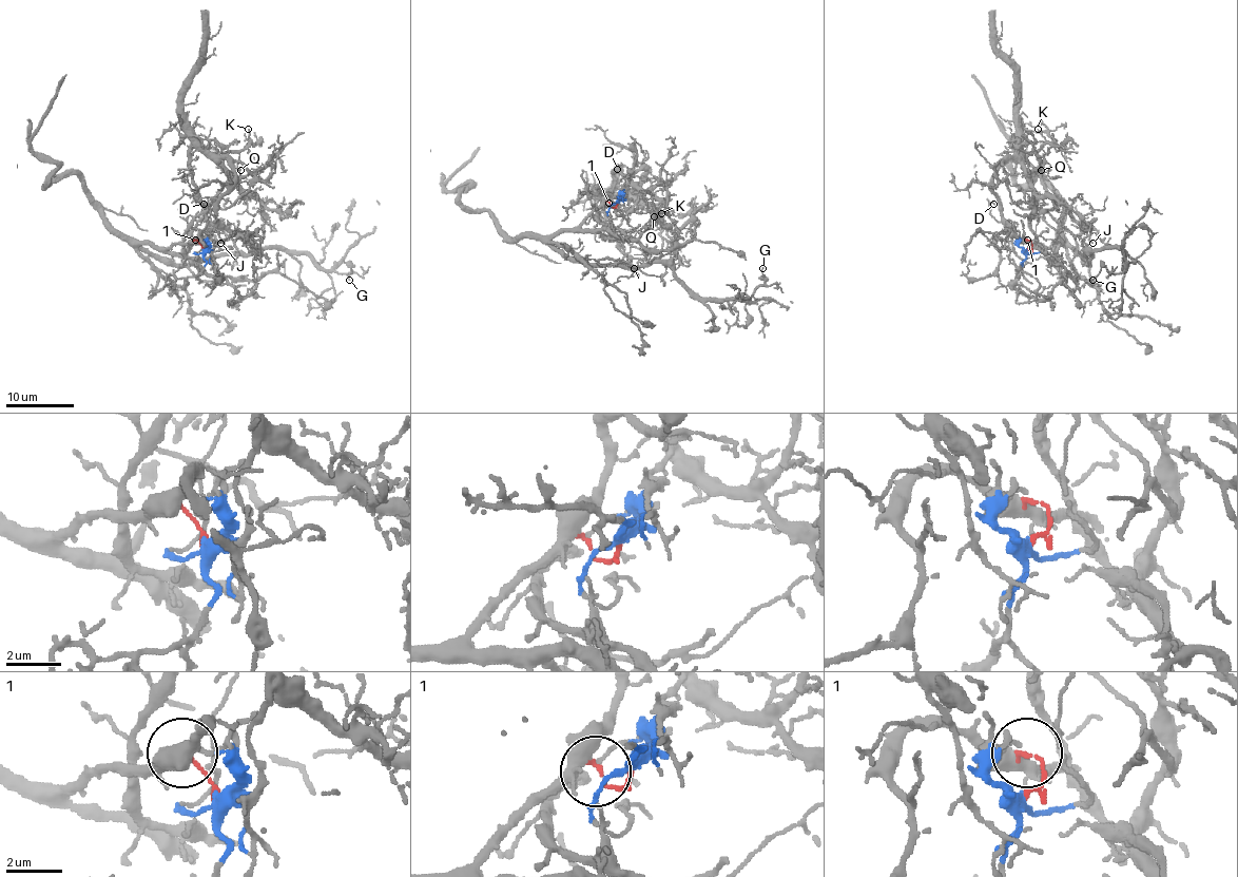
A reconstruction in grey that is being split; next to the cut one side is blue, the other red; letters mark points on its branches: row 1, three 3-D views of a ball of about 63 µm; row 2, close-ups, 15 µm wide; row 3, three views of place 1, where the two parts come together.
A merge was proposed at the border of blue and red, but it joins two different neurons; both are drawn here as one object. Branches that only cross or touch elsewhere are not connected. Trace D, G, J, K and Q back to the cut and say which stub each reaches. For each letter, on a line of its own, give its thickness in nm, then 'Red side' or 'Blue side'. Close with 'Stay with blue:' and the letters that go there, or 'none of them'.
D: Thickness 90 nm. Blue side
G: Thickness 130 nm. Red side
J: Thickness 80 nm. Red side
K: Thickness 110 nm. Blue side
Q: Thickness 90 nm. Blue side
Stay with blue: D, K, Q

